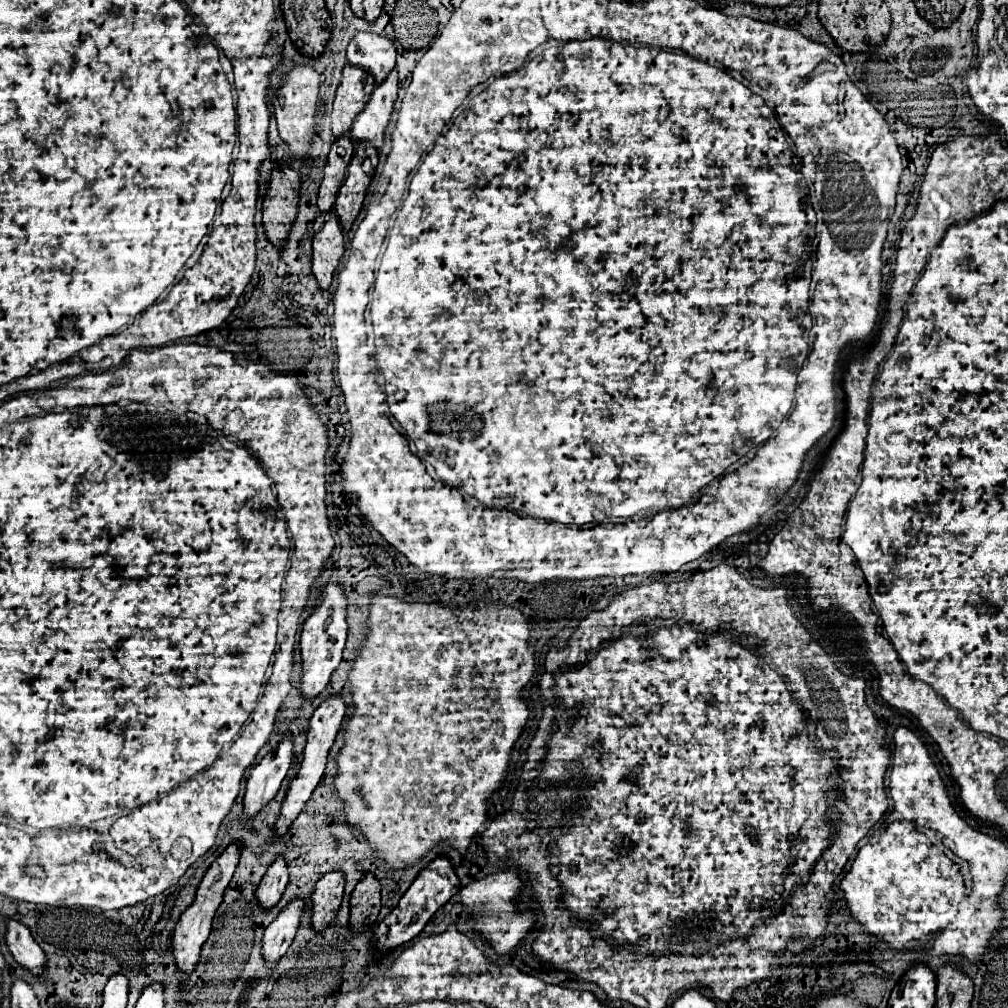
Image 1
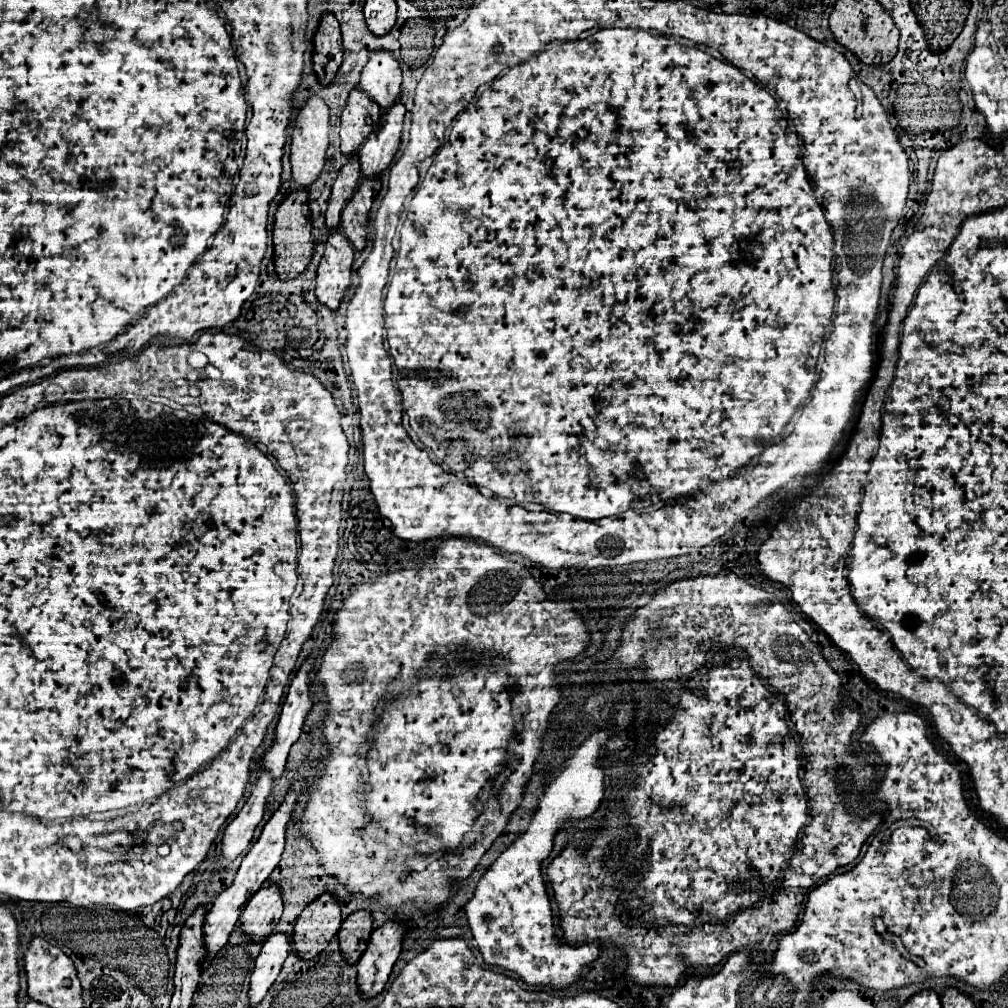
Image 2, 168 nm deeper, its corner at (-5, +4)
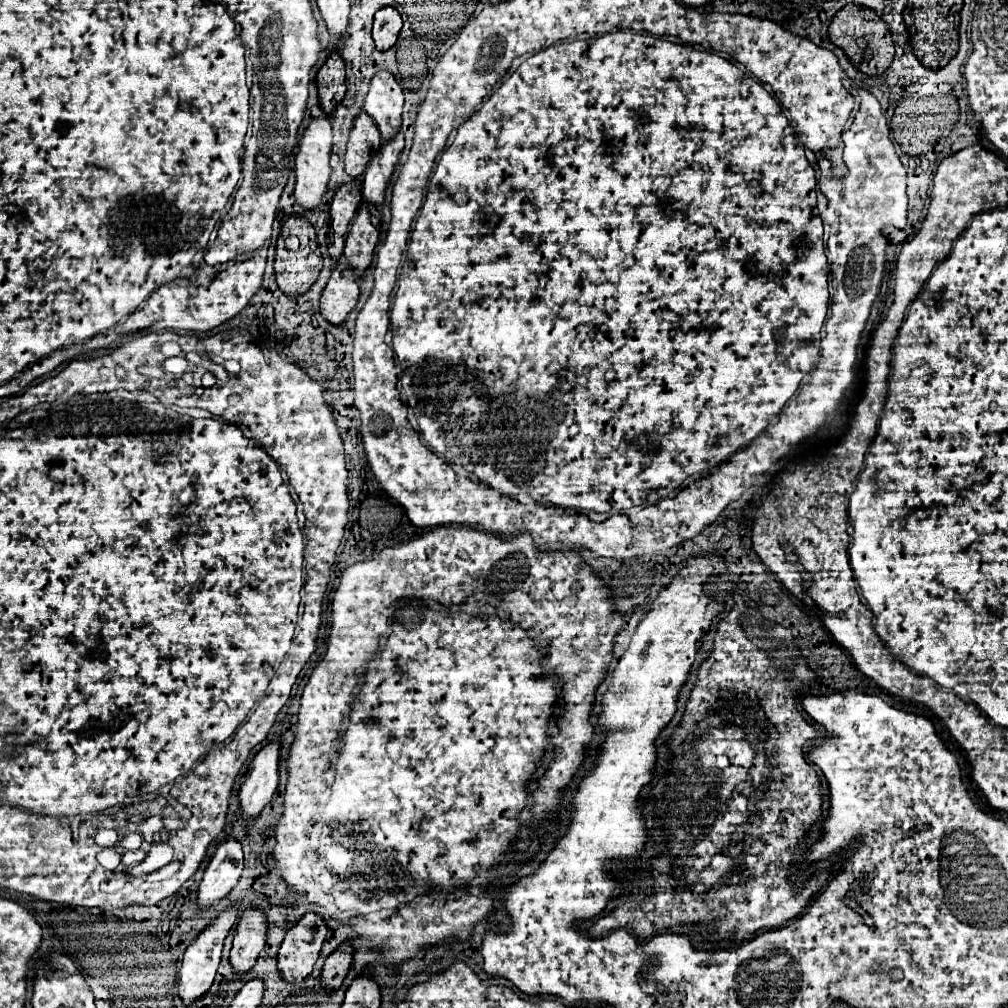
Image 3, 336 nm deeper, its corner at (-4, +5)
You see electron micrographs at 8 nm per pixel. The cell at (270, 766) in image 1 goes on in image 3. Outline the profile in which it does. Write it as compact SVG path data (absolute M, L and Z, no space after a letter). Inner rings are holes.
M229 836L223 844L219 844L217 852L213 854L211 862L205 868L203 880L199 884L199 898L197 898L199 906L207 908L215 900L227 896L241 878L241 870L243 870L241 842Z

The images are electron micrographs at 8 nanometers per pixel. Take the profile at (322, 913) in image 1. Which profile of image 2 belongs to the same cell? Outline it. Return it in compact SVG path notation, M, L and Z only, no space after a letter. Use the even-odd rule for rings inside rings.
M328 893L320 895L296 917L292 933L294 951L302 959L314 959L326 949L340 925L340 903Z

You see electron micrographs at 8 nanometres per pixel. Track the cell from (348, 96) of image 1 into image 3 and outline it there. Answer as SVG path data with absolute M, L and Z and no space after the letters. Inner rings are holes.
M359 112L355 116L355 124L351 126L349 140L347 140L347 152L345 152L345 170L351 178L357 178L363 174L371 154L379 150L381 136L377 124L371 120L367 112Z

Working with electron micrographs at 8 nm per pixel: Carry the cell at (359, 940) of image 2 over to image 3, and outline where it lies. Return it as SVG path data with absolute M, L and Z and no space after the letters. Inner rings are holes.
M351 940L343 942L327 960L325 960L325 966L323 966L323 972L321 972L321 978L323 978L323 986L327 990L337 990L343 982L343 978L347 976L349 972L349 966L353 962L353 956L355 956L355 950L351 946Z

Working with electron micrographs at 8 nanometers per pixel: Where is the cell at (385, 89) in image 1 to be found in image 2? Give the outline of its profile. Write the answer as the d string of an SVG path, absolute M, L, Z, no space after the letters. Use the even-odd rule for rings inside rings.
M400 101L388 113L382 113L376 129L360 147L360 171L366 179L378 177L392 163L402 137L404 113L406 109Z

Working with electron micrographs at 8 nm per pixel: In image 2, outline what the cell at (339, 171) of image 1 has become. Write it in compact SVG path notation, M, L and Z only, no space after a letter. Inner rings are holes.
M352 155L350 161L338 171L338 177L332 187L332 195L326 211L326 227L330 231L340 227L340 213L346 207L346 201L352 199L358 183L360 183L360 161L356 155Z

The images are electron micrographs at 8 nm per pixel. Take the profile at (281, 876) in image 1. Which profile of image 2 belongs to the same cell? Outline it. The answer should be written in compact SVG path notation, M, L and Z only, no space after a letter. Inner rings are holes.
M276 885L262 887L244 907L238 923L250 943L264 943L282 915L282 897Z

